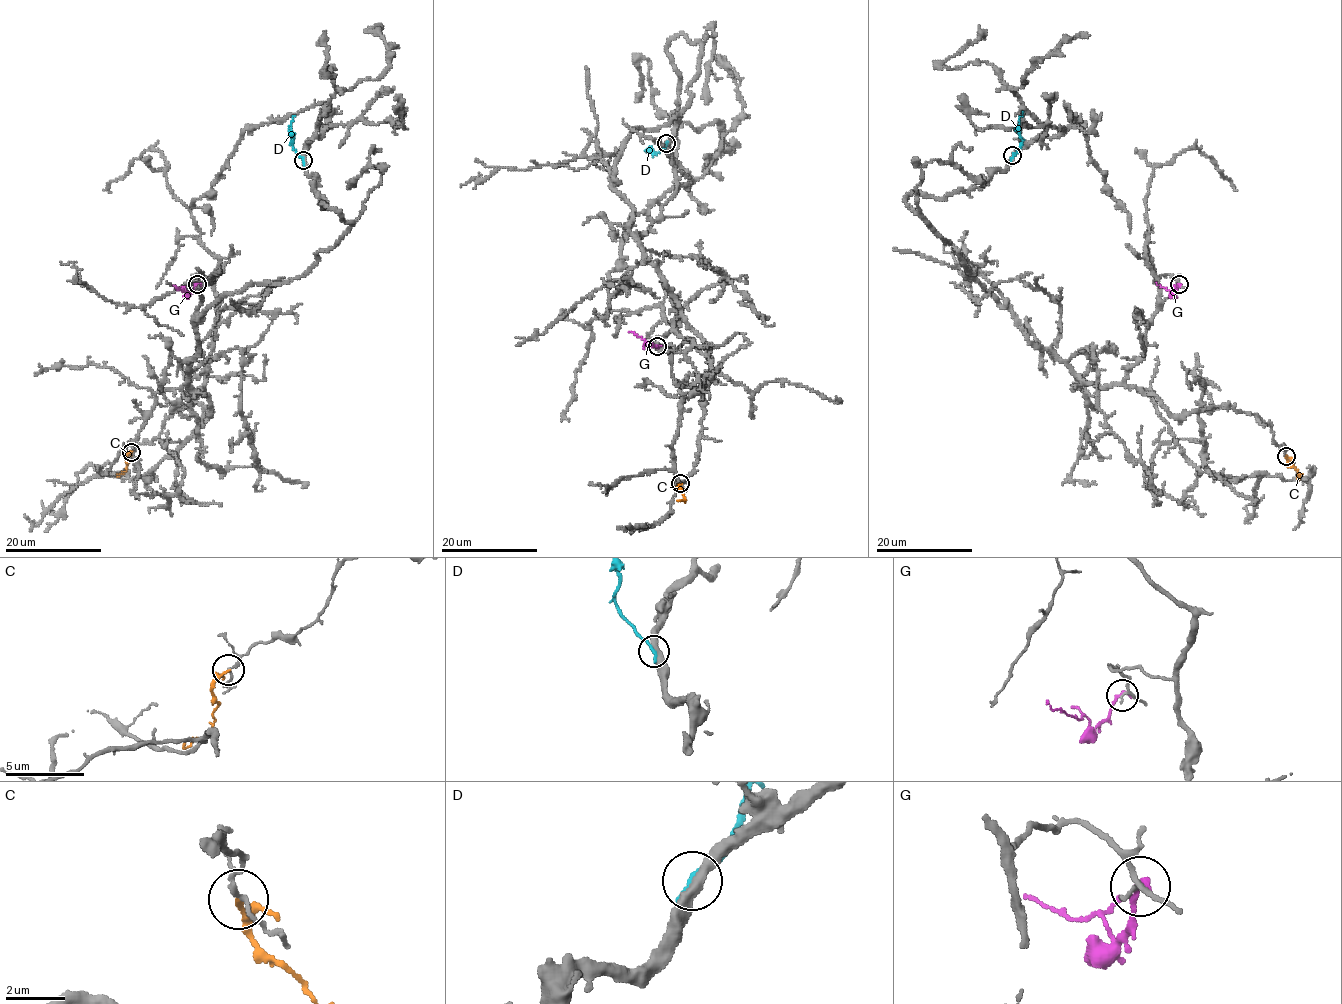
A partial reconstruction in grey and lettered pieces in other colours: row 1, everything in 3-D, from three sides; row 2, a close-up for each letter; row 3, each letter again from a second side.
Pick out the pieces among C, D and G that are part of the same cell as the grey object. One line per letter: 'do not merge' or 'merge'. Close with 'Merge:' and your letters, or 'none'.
C: do not merge
D: do not merge
G: do not merge
Merge: none

